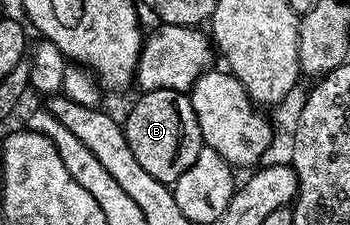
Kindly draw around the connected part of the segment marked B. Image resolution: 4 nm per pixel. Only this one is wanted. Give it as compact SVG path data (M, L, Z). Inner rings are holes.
M153 89L138 97L140 99L132 105L127 120L123 119L121 123L129 149L149 176L163 184L174 185L181 173L197 161L197 153L205 146L201 125L197 125L197 113L193 113L191 96L173 89Z

